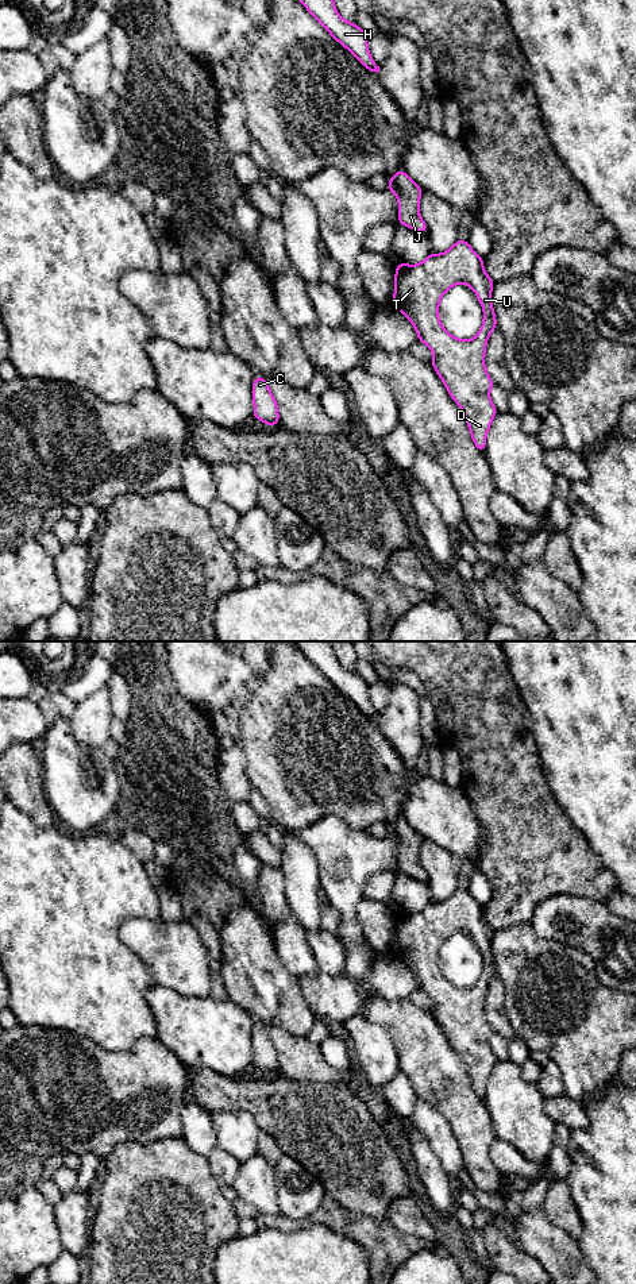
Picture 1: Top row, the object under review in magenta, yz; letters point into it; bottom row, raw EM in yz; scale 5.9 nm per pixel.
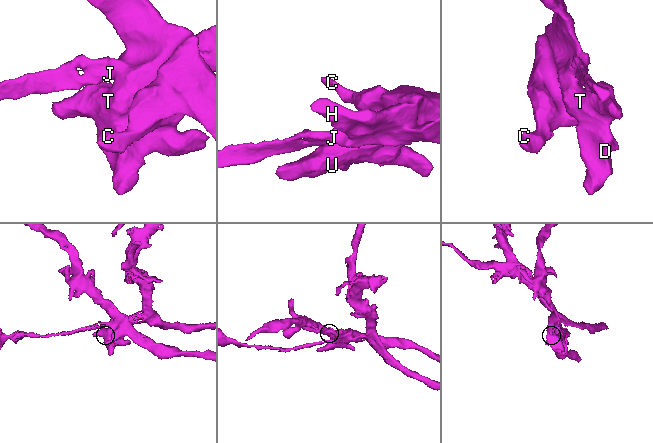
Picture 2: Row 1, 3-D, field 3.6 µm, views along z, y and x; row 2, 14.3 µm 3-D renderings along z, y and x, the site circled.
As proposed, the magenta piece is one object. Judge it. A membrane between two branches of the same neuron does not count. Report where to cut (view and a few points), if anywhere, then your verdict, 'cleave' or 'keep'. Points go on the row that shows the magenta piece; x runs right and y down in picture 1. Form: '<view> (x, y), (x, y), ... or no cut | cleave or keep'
yz (392, 178), (397, 186), (399, 196) | cleave

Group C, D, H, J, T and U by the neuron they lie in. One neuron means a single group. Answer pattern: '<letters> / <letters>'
C D H T U / J

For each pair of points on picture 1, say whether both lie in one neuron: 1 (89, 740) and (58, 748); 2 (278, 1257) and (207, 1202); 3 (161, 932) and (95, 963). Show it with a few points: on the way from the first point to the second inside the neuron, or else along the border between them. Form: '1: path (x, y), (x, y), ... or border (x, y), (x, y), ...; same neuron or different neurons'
1: border (68, 717), (72, 736), (83, 748); different neurons
2: border (239, 1234), (224, 1241), (215, 1256); different neurons
3: border (128, 917), (120, 925), (119, 939), (149, 970); different neurons

